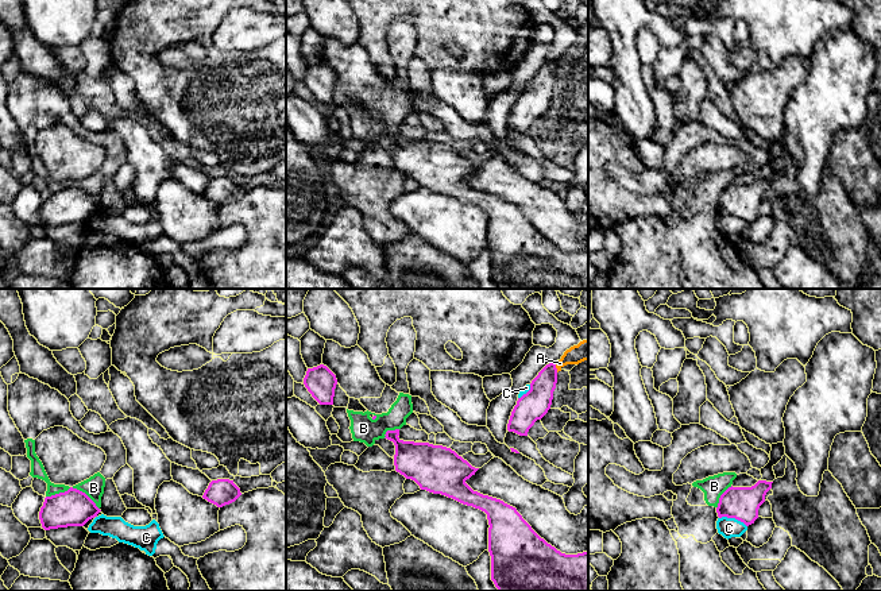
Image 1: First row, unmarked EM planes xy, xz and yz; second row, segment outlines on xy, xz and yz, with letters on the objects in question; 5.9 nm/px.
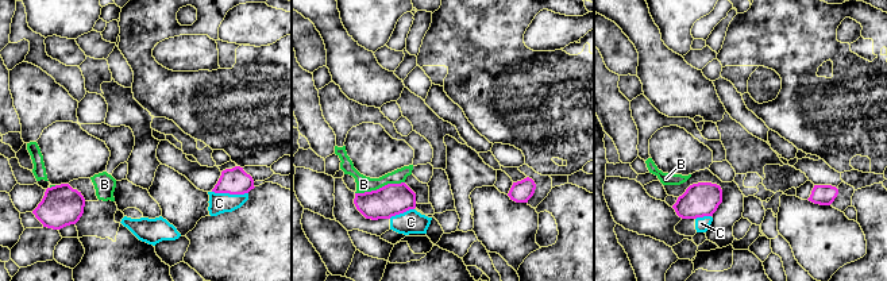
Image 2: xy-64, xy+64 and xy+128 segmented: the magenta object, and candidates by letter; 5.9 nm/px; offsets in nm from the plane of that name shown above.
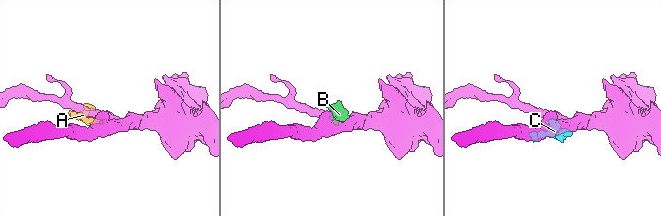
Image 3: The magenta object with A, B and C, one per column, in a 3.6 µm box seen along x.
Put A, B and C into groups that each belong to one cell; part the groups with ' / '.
A C / B

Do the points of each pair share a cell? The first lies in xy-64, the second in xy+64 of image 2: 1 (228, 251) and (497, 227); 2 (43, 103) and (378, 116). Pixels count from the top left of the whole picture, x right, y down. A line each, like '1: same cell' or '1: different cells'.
1: different cells
2: same cell

